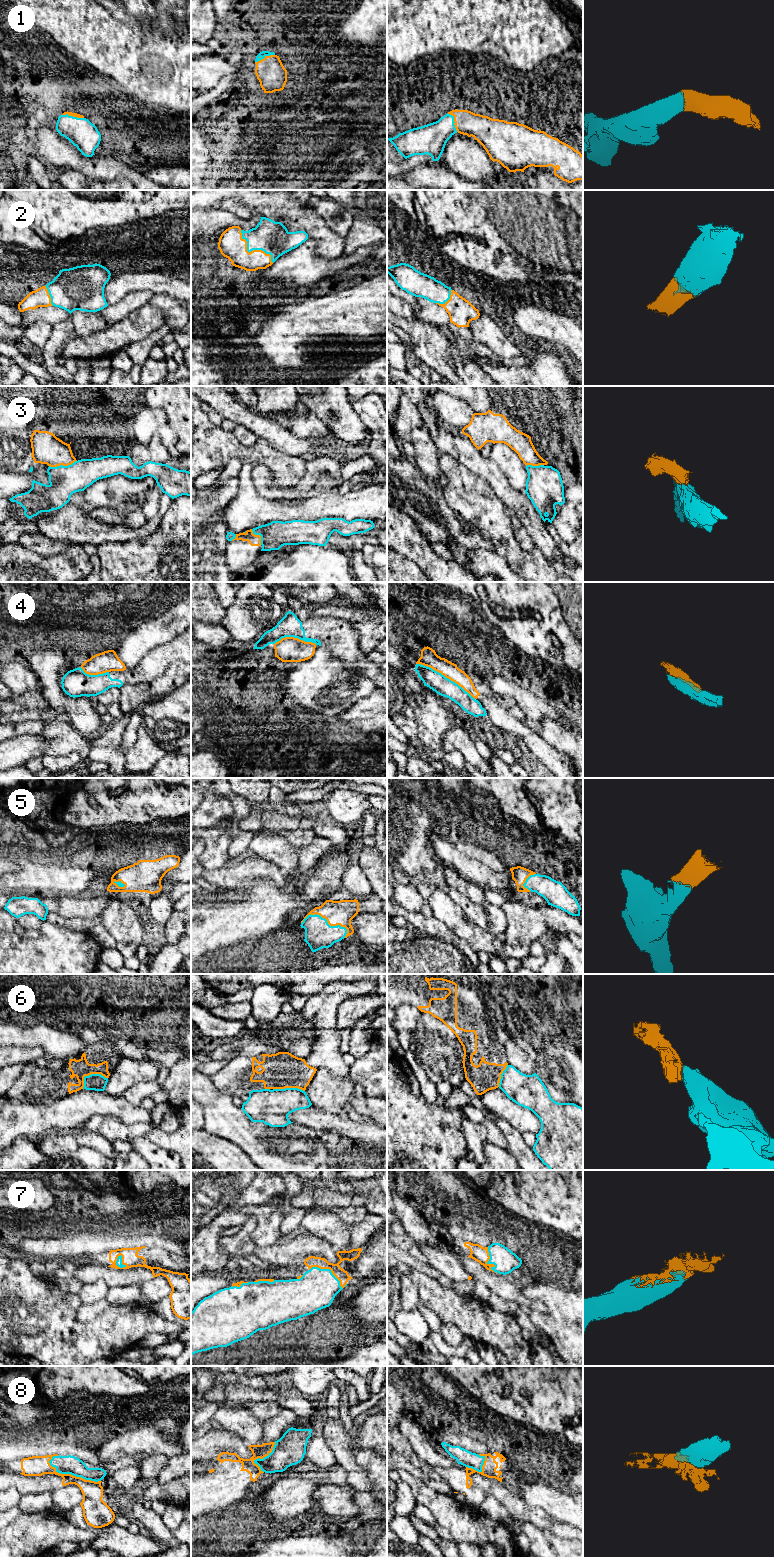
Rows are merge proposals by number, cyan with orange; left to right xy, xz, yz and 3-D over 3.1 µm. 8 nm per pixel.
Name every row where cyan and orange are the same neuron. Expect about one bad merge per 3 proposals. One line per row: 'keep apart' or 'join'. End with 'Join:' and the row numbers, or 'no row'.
1: join
2: join
3: keep apart
4: keep apart
5: join
6: keep apart
7: join
8: join
Join: 1, 2, 5, 7, 8

